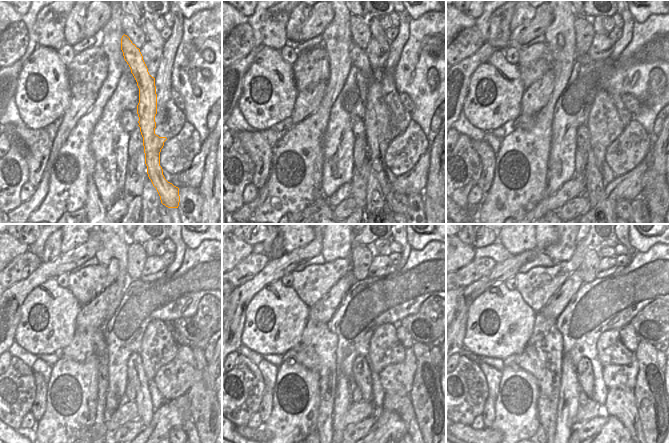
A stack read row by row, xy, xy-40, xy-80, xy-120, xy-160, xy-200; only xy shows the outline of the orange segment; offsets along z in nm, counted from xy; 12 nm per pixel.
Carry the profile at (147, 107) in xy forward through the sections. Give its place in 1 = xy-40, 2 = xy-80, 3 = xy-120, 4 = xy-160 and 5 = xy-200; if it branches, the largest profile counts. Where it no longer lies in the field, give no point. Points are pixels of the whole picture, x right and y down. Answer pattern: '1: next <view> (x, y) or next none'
1: next xy-40 (376, 109)
2: next xy-80 (603, 107)
3: next xy-120 (156, 331)
4: next xy-160 (386, 332)
5: next xy-200 (613, 334)

